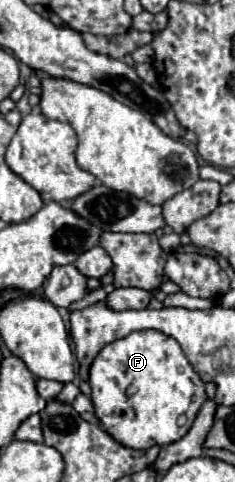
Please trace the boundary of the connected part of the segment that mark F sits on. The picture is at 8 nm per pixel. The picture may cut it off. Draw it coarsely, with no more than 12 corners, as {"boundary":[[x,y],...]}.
{"boundary":[[158,330],[106,344],[88,380],[126,448],[180,440],[206,402]]}

